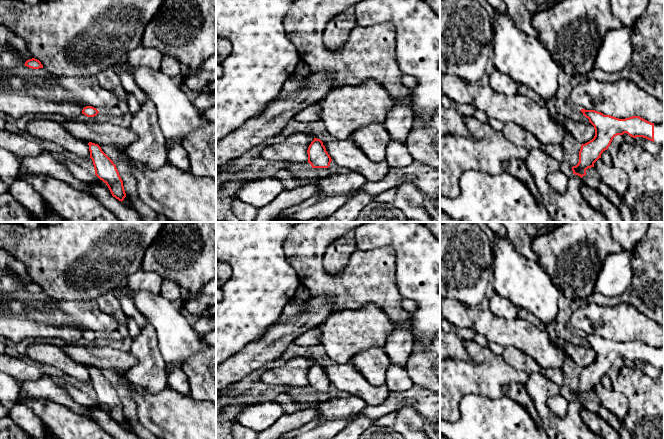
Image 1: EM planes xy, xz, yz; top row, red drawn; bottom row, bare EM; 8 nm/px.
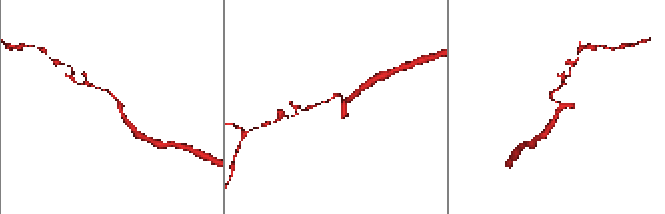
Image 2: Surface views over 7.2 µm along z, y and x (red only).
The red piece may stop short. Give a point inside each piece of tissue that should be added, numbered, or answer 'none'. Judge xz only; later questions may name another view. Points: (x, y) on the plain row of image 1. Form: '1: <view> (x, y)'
none

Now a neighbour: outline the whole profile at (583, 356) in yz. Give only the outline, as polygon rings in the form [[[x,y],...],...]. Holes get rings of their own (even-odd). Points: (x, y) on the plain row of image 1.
[[[565,342],[563,351],[581,369],[589,366],[595,360],[594,350],[590,346],[574,345],[572,343]]]

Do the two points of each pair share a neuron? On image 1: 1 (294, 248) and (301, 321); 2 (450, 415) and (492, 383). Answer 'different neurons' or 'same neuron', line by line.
1: different neurons
2: same neuron

